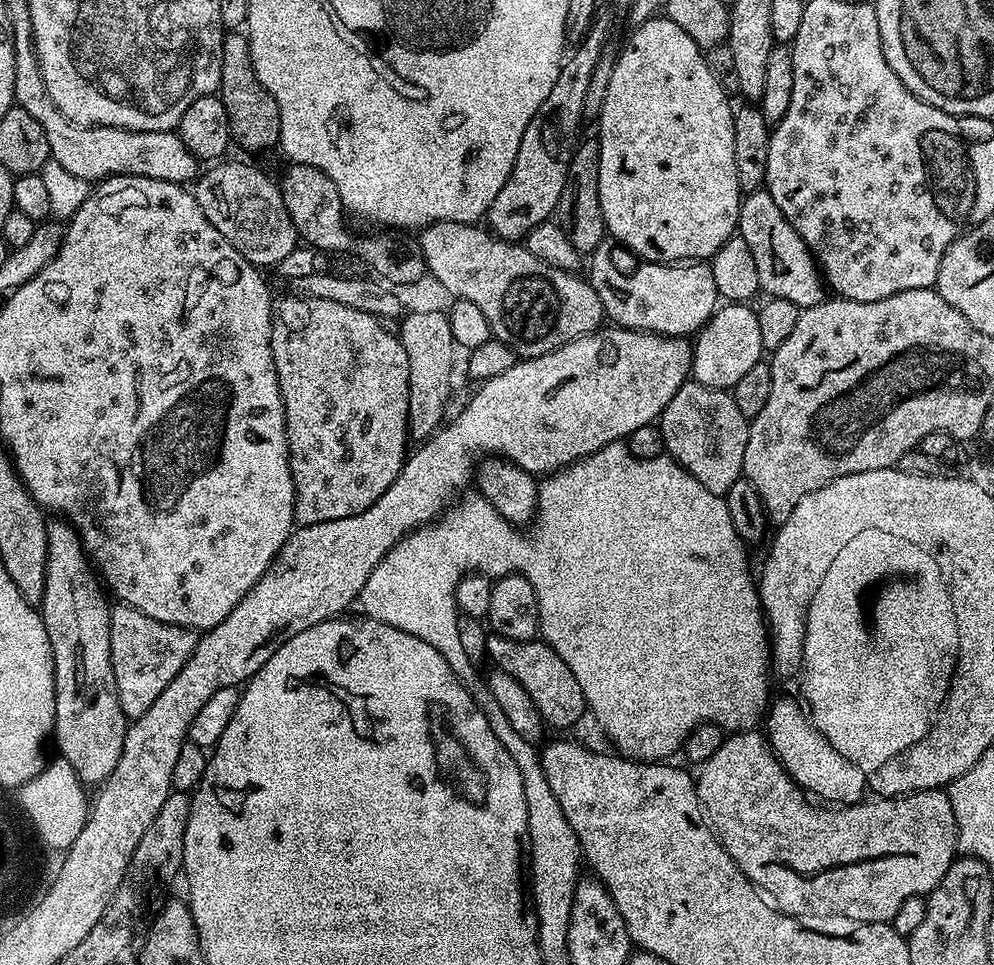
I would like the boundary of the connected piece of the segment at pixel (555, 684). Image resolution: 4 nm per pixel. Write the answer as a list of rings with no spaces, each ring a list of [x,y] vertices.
[[[492,634],[488,637],[487,659],[497,668],[506,670],[530,694],[530,702],[538,710],[545,725],[552,728],[572,728],[583,716],[586,716],[586,705],[578,678],[566,662],[540,638],[534,640],[515,640]]]

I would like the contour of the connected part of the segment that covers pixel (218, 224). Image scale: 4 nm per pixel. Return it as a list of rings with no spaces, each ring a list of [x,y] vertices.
[[[240,160],[224,163],[213,163],[209,172],[199,173],[194,184],[198,206],[202,206],[202,214],[210,218],[222,238],[230,241],[238,254],[257,266],[275,266],[298,246],[296,227],[290,222],[280,185],[252,164],[243,164]]]

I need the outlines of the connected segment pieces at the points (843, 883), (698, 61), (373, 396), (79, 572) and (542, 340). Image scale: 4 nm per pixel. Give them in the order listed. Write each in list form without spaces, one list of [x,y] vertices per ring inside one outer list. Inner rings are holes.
[[[736,730],[725,735],[722,746],[718,746],[714,758],[706,761],[699,772],[695,777],[696,792],[700,796],[700,804],[704,807],[708,823],[711,824],[716,837],[719,838],[721,846],[727,850],[730,858],[734,858],[734,862],[743,870],[746,878],[751,880],[765,897],[770,898],[775,907],[788,916],[797,918],[809,918],[808,916],[835,918],[841,916],[858,922],[889,923],[894,918],[894,914],[898,914],[898,906],[902,906],[902,902],[906,902],[906,898],[927,897],[929,892],[933,892],[938,886],[938,882],[942,882],[946,870],[950,870],[953,860],[958,856],[954,806],[950,802],[947,791],[939,788],[927,788],[921,792],[910,792],[902,796],[871,798],[872,800],[861,799],[855,804],[844,804],[843,806],[815,808],[811,804],[813,801],[806,795],[805,789],[801,788],[792,779],[792,775],[784,769],[784,765],[781,764],[780,759],[773,752],[771,744],[768,743],[765,733],[760,730]]]
[[[653,18],[631,29],[632,37],[624,44],[620,57],[615,57],[610,86],[606,90],[604,105],[598,117],[600,123],[600,169],[598,170],[598,194],[602,202],[602,214],[607,235],[616,243],[624,245],[644,262],[704,262],[712,257],[737,231],[740,222],[740,201],[742,193],[738,186],[738,166],[734,166],[734,122],[733,105],[722,86],[710,74],[704,61],[704,52],[682,30],[667,18]]]
[[[288,294],[285,300],[277,299],[272,309],[272,353],[274,366],[278,374],[278,386],[284,403],[286,418],[286,434],[288,435],[288,465],[294,478],[294,514],[296,524],[317,524],[330,522],[334,518],[350,518],[362,514],[398,478],[402,470],[406,453],[409,451],[410,437],[408,435],[408,387],[410,386],[410,362],[406,362],[406,350],[402,350],[402,342],[395,331],[387,332],[385,325],[379,319],[362,310],[354,310],[350,306],[342,306],[342,302],[326,302],[326,298]]]
[[[52,522],[47,525],[45,592],[38,604],[50,638],[54,662],[54,740],[56,736],[59,755],[74,766],[81,784],[99,786],[112,773],[114,766],[118,766],[118,758],[122,758],[122,742],[126,742],[130,723],[118,702],[118,686],[114,682],[114,666],[110,662],[113,605],[108,604],[109,597],[76,529],[67,522],[56,523],[60,524]]]
[[[462,222],[429,224],[418,236],[424,267],[446,286],[452,297],[474,302],[474,306],[482,310],[486,322],[490,322],[493,337],[501,340],[517,357],[529,360],[550,354],[550,350],[558,350],[558,346],[566,346],[566,342],[595,332],[605,323],[602,302],[583,275],[558,270],[534,258],[534,254],[530,254],[523,243],[502,240],[491,231],[481,228],[476,224]]]

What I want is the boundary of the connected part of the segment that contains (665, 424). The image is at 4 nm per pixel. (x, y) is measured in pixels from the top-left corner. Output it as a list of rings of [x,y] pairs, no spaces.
[[[689,379],[688,383],[683,384],[678,390],[678,394],[670,398],[666,410],[660,415],[658,427],[664,439],[665,453],[679,462],[685,472],[698,478],[698,482],[702,482],[706,490],[724,496],[730,490],[730,486],[734,486],[734,482],[741,479],[744,471],[749,423],[749,417],[744,416],[742,410],[738,410],[731,391],[702,386],[697,380]]]

